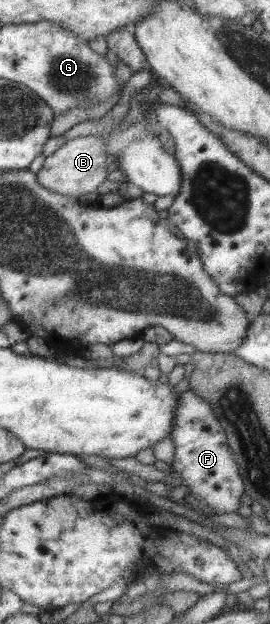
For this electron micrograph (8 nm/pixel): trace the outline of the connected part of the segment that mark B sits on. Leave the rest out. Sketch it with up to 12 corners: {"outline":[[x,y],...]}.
{"outline":[[104,139],[68,140],[36,181],[68,196],[96,191],[108,174]]}

